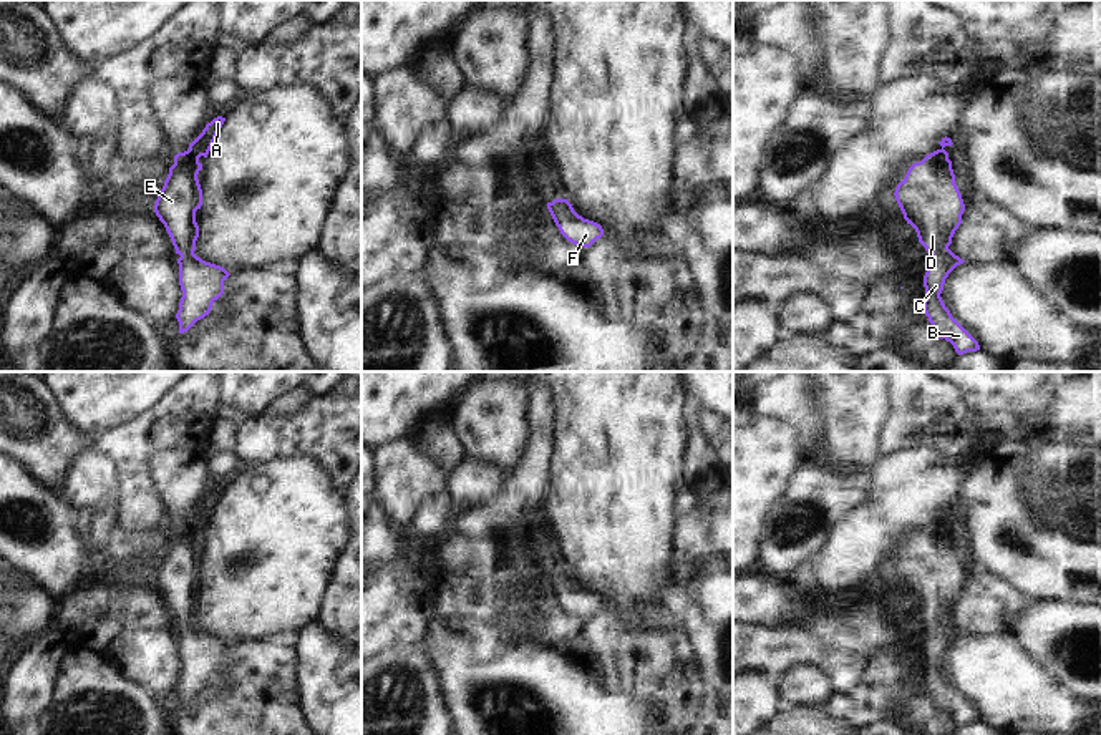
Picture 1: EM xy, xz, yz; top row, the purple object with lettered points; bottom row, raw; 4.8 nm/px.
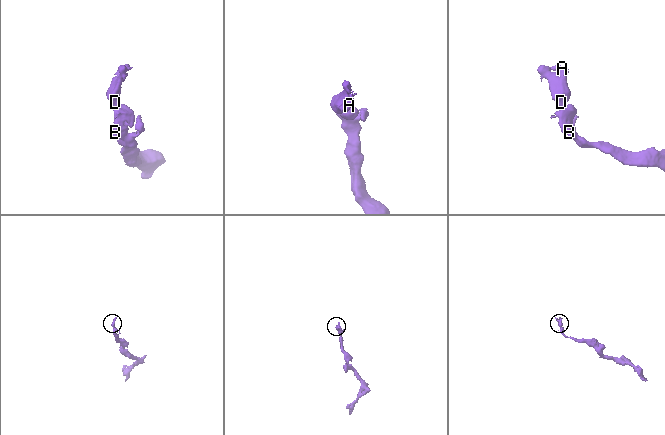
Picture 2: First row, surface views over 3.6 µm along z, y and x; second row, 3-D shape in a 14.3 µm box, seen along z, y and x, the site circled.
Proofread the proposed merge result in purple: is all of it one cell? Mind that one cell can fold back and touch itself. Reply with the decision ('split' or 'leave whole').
leave whole

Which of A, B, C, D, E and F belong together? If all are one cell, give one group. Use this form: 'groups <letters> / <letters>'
groups A B C D E F

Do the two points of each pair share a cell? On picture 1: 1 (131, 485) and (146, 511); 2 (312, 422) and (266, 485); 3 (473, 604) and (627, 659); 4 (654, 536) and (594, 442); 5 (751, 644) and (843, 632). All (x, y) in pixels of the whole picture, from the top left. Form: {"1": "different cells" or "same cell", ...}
{"1": "same cell", "2": "different cells", "3": "same cell", "4": "same cell", "5": "same cell"}

